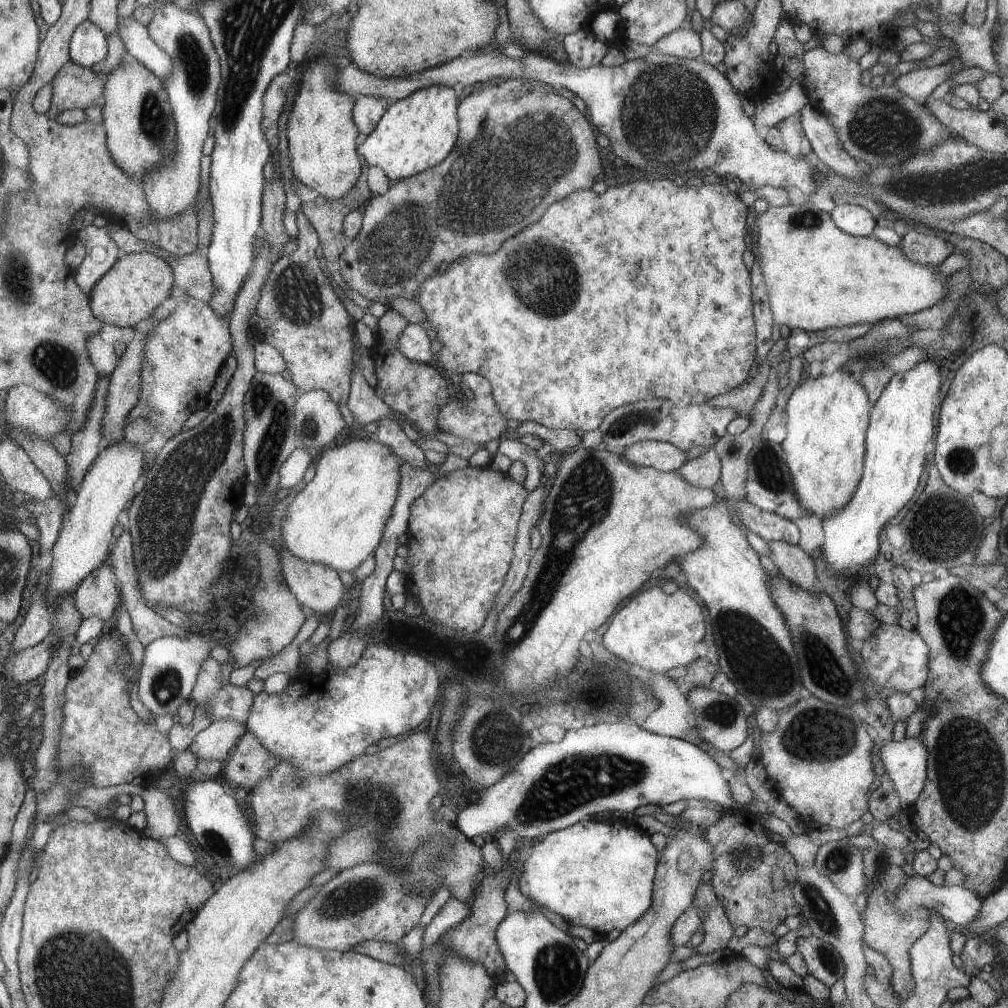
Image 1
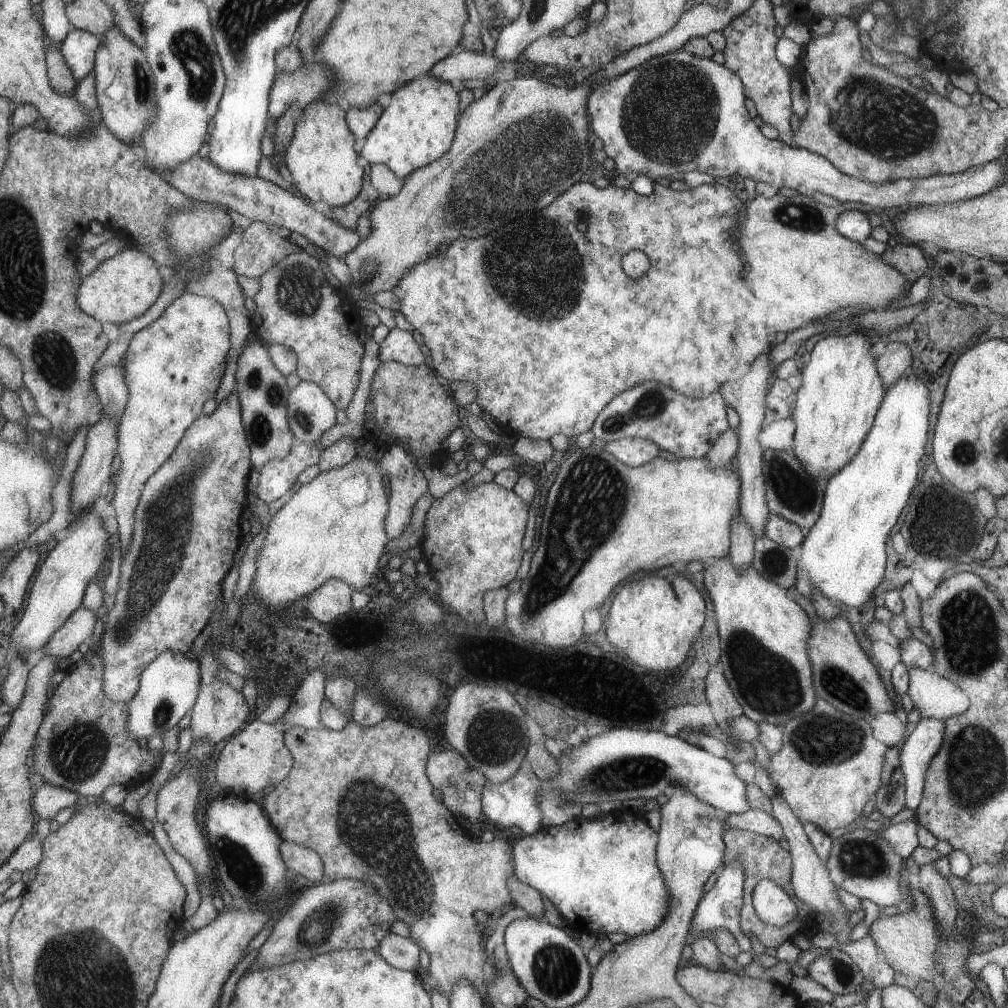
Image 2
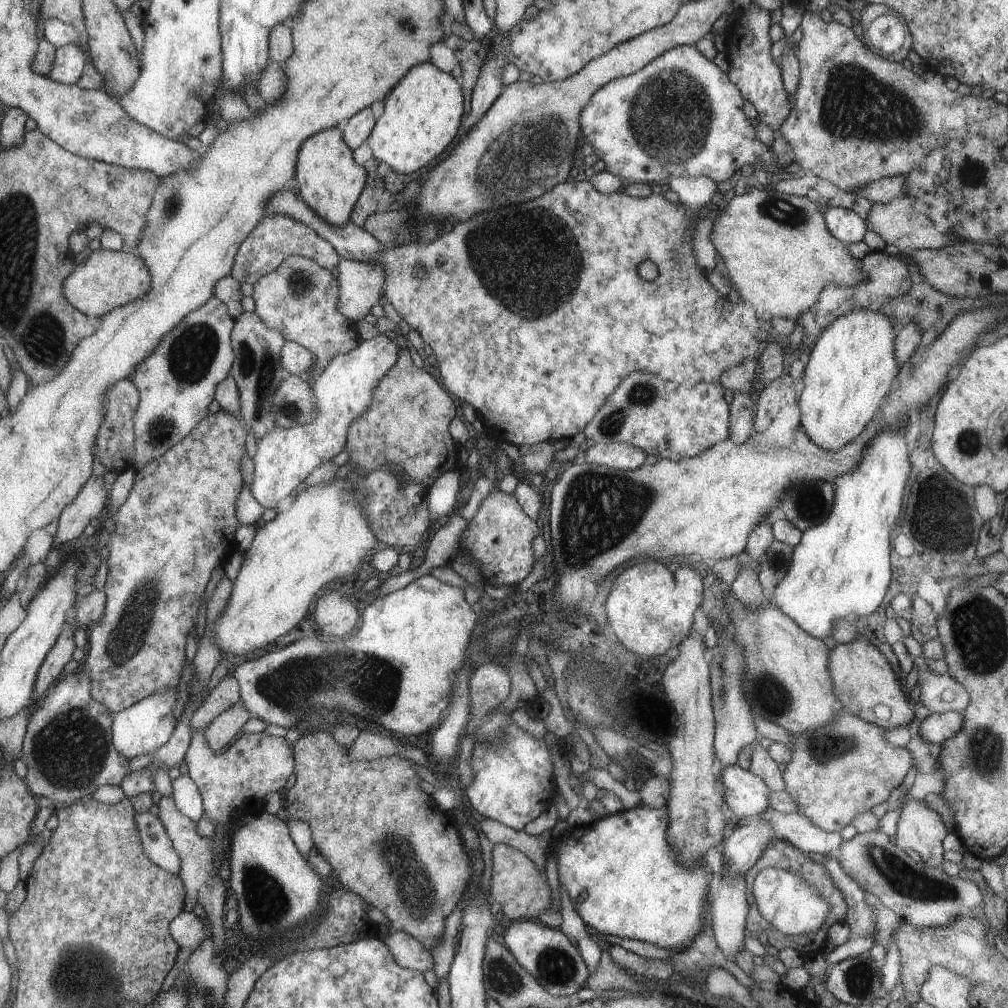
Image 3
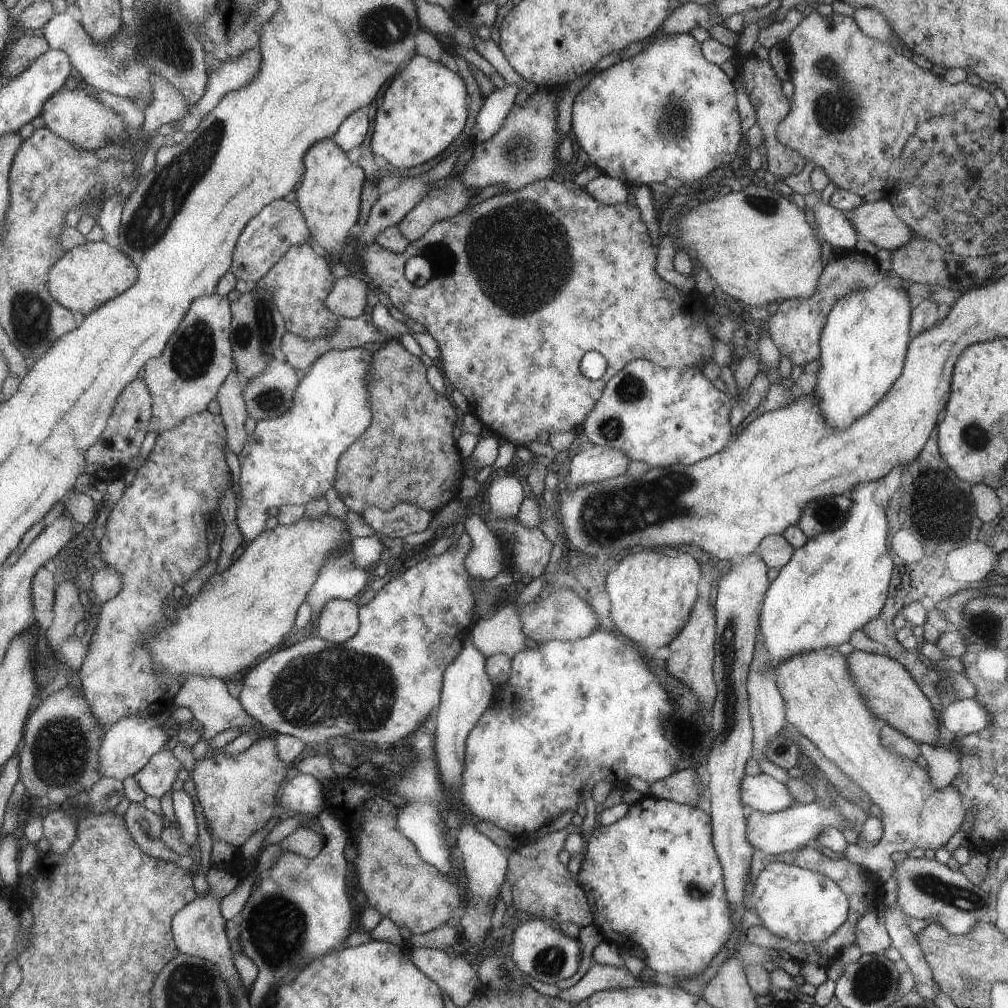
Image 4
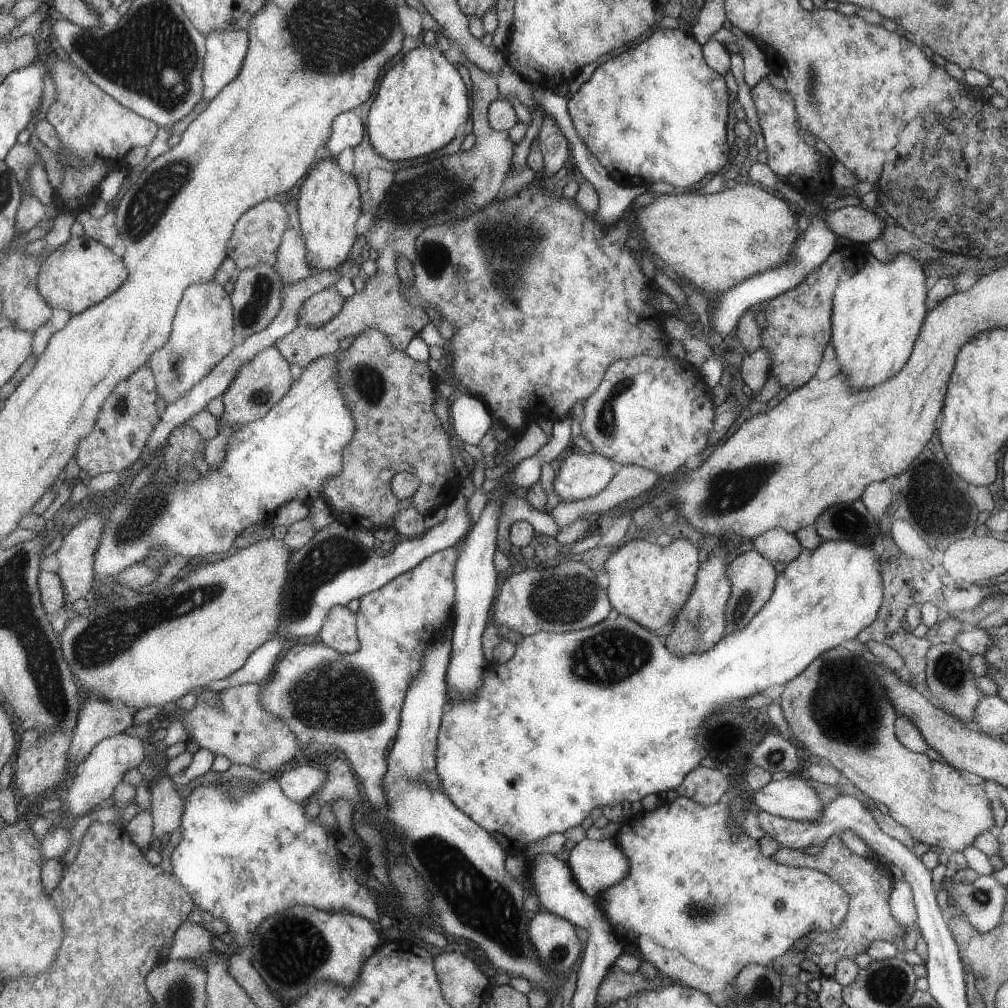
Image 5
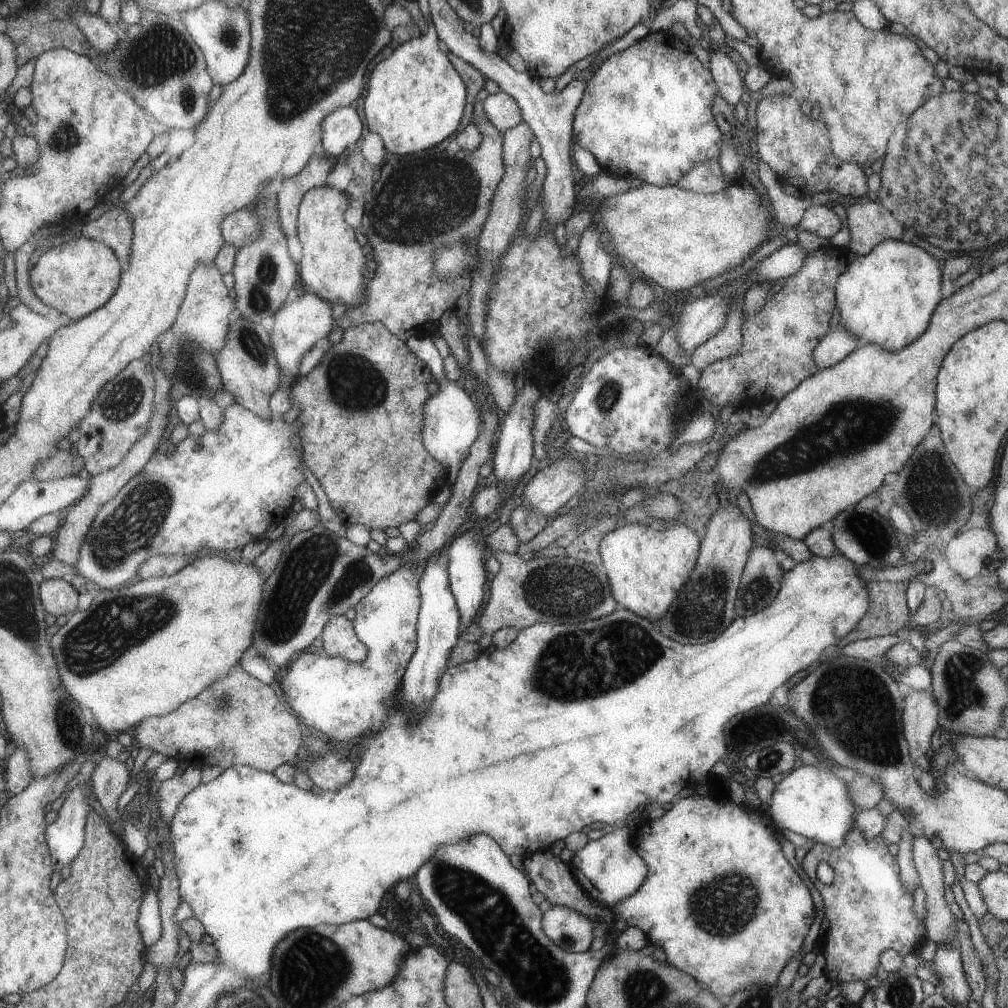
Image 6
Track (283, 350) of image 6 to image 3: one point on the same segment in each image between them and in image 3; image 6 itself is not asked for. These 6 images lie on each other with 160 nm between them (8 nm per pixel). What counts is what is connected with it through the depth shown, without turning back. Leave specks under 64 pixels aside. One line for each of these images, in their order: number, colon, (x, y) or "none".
3: (360, 283)
4: (347, 298)
5: (320, 307)

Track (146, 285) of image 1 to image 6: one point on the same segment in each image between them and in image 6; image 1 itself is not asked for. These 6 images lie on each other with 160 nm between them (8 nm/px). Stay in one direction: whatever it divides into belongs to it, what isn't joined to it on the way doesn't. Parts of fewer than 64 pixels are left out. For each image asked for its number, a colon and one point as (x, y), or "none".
2: (122, 288)
3: (106, 280)
4: (88, 276)
5: (80, 273)
6: (77, 277)

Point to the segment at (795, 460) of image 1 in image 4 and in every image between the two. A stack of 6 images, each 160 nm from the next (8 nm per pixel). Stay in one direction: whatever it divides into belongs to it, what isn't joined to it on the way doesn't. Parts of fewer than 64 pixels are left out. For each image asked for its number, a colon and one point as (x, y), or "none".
2: (836, 402)
3: (847, 373)
4: (863, 345)

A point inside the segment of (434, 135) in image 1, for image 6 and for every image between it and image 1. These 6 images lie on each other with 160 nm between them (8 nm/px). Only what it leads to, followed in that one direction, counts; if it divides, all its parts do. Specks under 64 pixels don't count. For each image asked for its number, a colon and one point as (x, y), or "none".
2: (417, 126)
3: (421, 115)
4: (422, 111)
5: (420, 101)
6: (415, 99)

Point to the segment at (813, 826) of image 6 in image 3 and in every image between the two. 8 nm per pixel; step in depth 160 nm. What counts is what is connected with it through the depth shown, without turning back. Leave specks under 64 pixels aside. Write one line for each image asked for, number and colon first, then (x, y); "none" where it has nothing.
3: (745, 795)
4: (760, 792)
5: (791, 797)

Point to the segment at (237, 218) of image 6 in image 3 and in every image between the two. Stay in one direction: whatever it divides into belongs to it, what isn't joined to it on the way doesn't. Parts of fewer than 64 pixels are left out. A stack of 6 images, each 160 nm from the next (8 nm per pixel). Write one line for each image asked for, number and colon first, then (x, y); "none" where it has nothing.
3: (274, 237)
4: (266, 238)
5: (255, 237)

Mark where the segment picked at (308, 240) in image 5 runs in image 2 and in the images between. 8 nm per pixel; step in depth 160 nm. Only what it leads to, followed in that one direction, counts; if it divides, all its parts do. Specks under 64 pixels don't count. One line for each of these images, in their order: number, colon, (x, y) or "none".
2: (320, 158)
3: (329, 182)
4: (327, 196)

